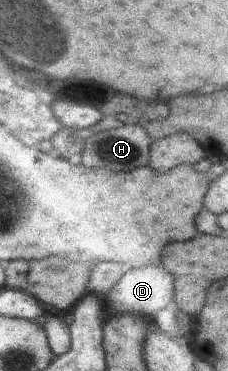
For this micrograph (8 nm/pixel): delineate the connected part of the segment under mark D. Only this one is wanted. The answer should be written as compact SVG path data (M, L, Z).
M163 267L131 269L107 295L117 313L153 315L173 301L173 277Z

